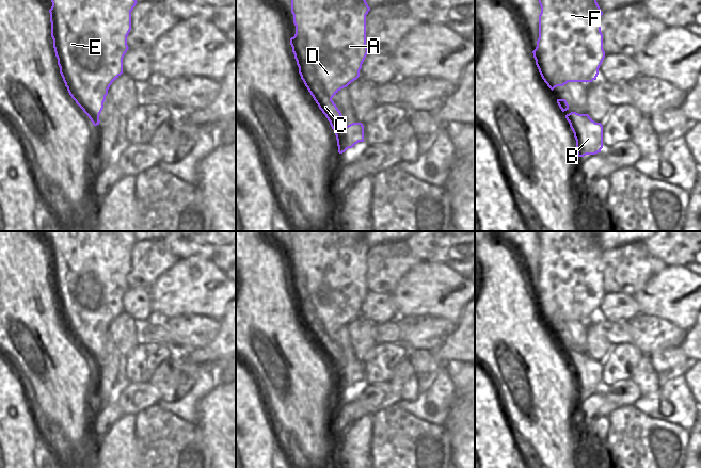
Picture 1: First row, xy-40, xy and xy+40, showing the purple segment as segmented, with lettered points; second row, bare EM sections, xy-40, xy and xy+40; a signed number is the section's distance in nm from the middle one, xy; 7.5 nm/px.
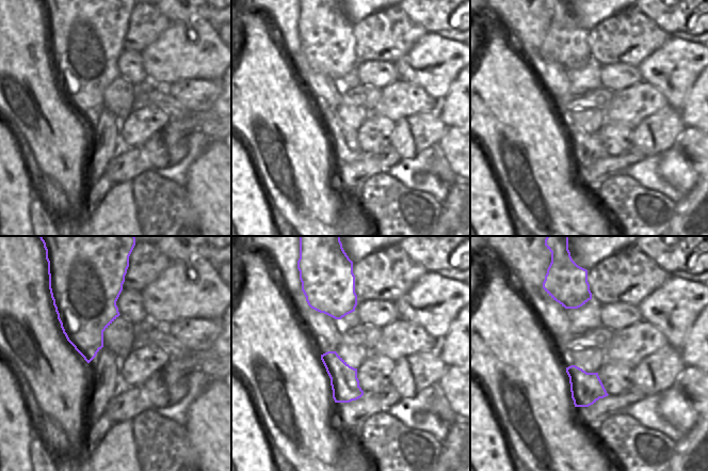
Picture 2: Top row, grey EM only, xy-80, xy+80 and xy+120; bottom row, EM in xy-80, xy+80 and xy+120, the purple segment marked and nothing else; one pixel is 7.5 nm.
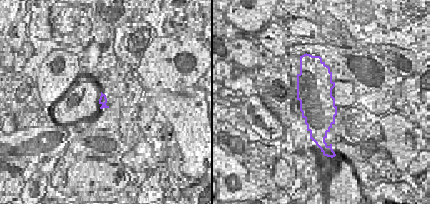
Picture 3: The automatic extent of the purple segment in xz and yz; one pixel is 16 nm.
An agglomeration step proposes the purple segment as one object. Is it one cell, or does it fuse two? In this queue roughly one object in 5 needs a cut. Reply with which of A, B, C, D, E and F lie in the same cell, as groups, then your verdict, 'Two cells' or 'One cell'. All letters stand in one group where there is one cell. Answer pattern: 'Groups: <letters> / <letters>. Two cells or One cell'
Groups: A B C D E F. One cell

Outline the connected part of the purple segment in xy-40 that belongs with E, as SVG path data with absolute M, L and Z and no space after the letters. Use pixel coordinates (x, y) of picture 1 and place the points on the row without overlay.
M48 231L48 235L52 241L49 248L51 276L60 312L71 337L97 365L108 328L123 312L123 296L129 288L127 275L131 269L131 249L138 241L133 231Z

